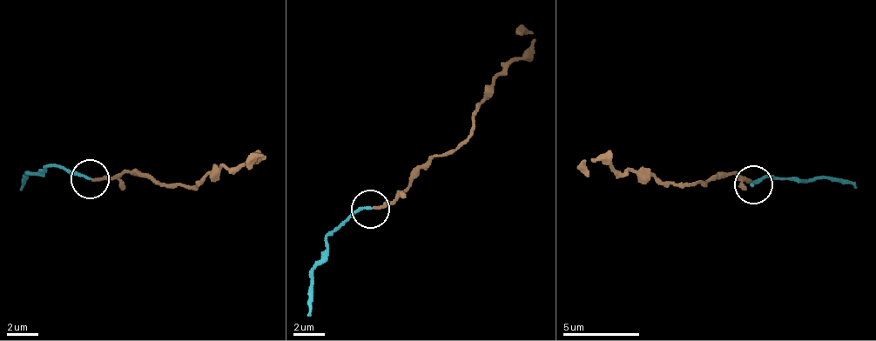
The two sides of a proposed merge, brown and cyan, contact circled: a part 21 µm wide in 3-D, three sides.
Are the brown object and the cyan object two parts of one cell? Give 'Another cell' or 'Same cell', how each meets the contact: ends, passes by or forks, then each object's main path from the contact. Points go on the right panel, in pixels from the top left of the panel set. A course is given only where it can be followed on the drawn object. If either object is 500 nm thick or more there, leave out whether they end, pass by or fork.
Same cell. At the ring brown ends. At the ring cyan ends. Course of brown: (754, 185), (723, 170), (704, 184), (705, 182), (664, 183), (596, 160), (584, 159), (587, 178). Course of cyan: (754, 186), (778, 177), (838, 177), (858, 187)

